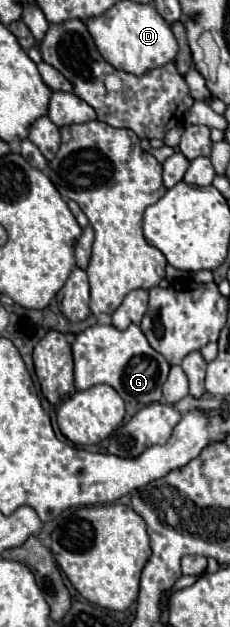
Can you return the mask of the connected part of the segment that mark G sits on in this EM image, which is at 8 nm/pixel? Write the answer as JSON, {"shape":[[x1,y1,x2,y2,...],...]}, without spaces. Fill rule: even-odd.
{"shape":[[92,325,76,337,71,349,76,389,90,389,106,383,114,387,126,403,148,405,162,401,162,385,168,377,170,365,158,351,150,347,138,325,130,325,124,331,118,331,114,325]]}

